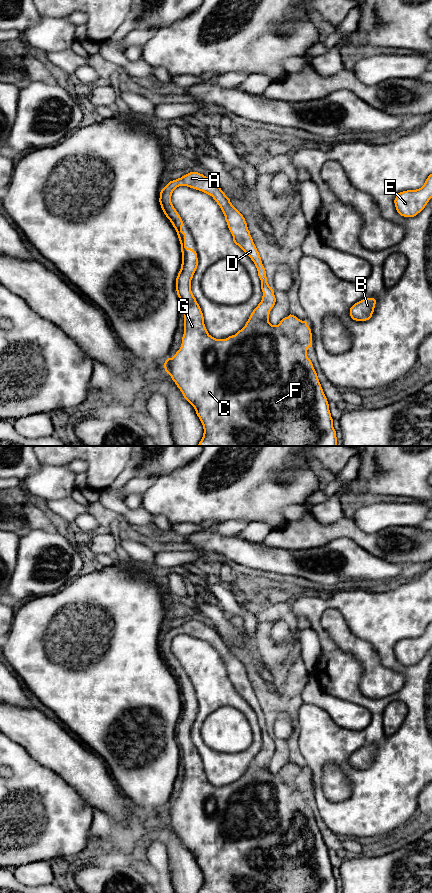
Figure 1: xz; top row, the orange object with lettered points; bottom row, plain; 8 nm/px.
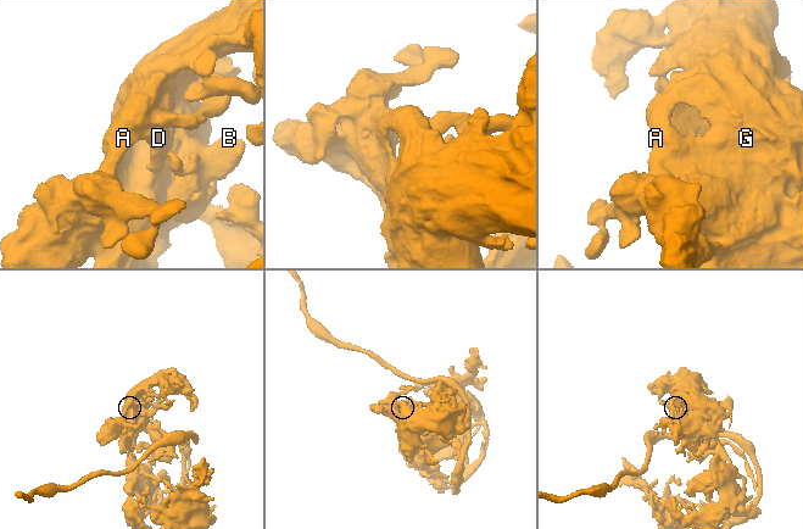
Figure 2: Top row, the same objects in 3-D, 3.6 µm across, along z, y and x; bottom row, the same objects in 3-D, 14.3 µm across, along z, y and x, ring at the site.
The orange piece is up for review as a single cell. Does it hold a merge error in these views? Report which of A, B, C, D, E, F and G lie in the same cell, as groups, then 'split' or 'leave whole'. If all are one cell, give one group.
A B C D E F G; leave whole

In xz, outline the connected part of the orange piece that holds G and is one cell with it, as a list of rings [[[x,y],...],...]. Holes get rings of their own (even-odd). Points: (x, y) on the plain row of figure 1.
[[[190,620],[170,629],[161,638],[159,650],[164,662],[175,676],[181,692],[182,712],[176,726],[176,739],[181,756],[184,758],[184,782],[181,795],[172,806],[165,809],[164,816],[184,846],[194,855],[203,873],[204,881],[198,893],[337,893],[336,879],[327,846],[313,812],[307,804],[308,796],[312,795],[311,777],[306,769],[291,762],[283,766],[278,773],[269,770],[269,762],[276,746],[267,730],[265,716],[243,663],[232,653],[215,628],[198,620]],[[179,634],[187,634],[213,645],[225,664],[234,691],[254,710],[261,728],[263,740],[261,750],[253,758],[245,774],[226,787],[216,787],[208,781],[201,756],[191,739],[191,728],[198,714],[198,706],[196,699],[186,695],[186,682],[182,679],[183,669],[171,650],[172,641]]]

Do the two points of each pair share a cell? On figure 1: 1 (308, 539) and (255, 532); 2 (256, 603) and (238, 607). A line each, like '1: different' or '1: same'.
1: different
2: different

